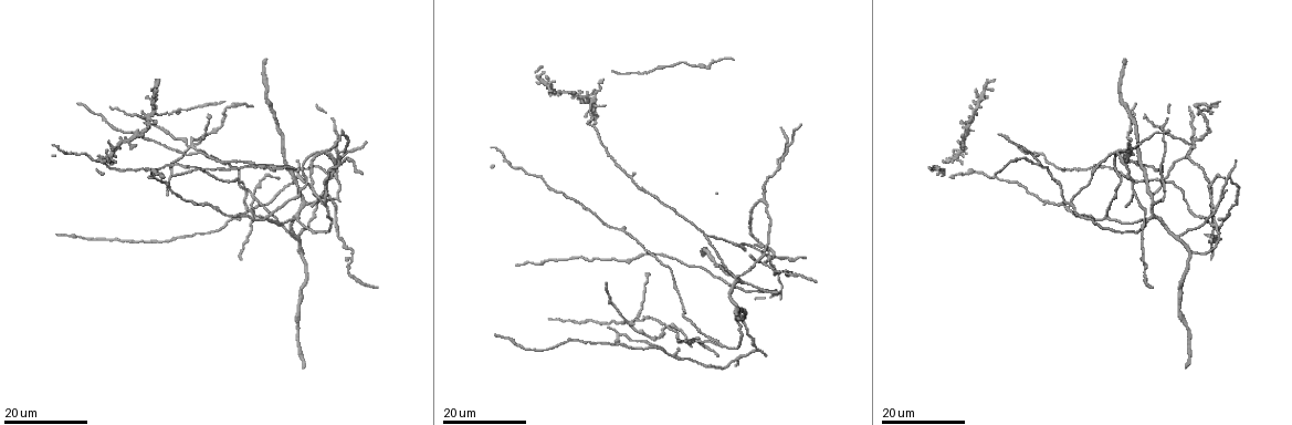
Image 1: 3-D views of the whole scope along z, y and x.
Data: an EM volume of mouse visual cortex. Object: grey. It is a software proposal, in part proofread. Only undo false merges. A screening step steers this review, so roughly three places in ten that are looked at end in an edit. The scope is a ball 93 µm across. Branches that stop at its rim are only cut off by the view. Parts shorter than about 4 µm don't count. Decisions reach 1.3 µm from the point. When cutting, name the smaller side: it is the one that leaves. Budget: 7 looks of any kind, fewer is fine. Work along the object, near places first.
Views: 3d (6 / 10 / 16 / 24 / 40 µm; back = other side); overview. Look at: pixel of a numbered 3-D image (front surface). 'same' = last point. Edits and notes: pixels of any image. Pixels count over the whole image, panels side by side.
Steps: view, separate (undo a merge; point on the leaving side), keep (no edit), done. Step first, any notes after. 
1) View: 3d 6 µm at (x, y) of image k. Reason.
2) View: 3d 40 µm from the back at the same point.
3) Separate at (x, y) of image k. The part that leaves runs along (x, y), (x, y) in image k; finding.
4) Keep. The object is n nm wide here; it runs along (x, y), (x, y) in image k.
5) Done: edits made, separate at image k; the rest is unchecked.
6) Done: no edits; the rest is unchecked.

View: 3d 24 µm at (193, 144) of image 1. Looks like a crossing.

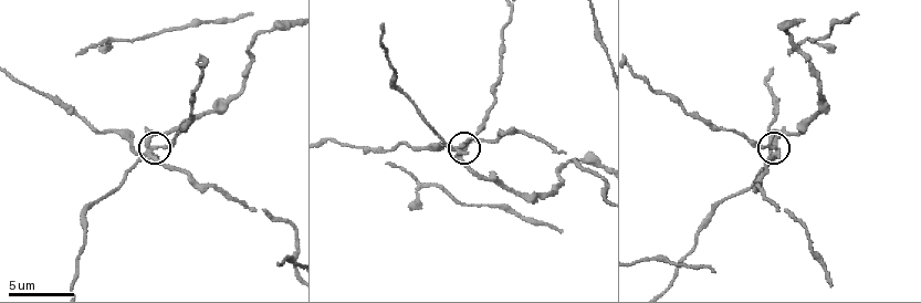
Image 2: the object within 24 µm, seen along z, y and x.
View: 3d 10 µm at (459, 151) of image 2. Closer look.

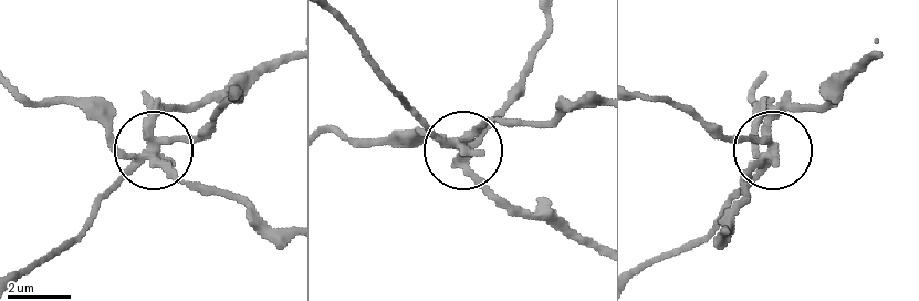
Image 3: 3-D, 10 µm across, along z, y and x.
Separate at (147, 111) of image 3. The part that leaves runs along (145, 157), (153, 121), (208, 94), (248, 86), (288, 60) in image 3; a second neuron is stuck on.

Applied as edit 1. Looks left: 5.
View: overview.

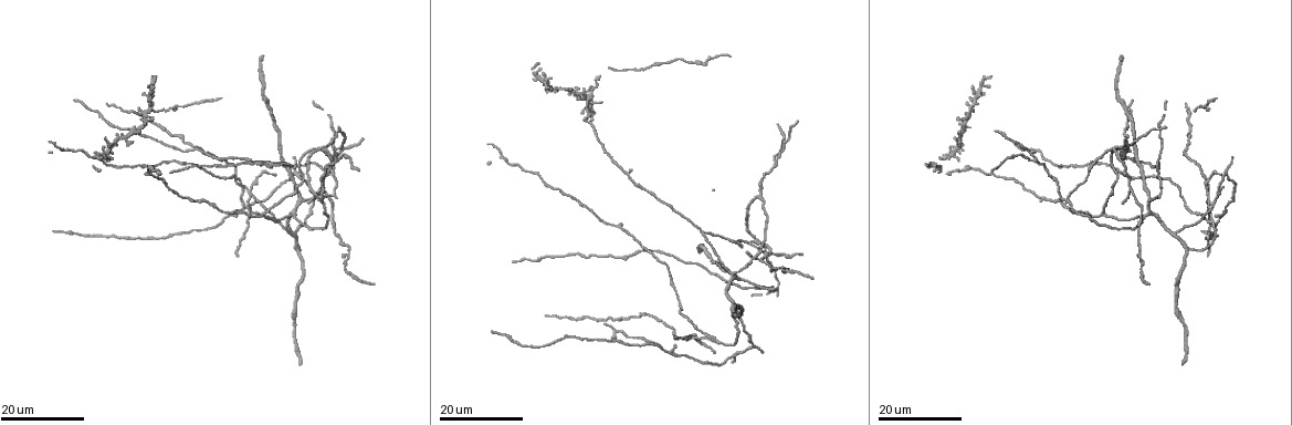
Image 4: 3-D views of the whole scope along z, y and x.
View: 3d 16 µm at (1207, 196) of image 4. Three arms meet.

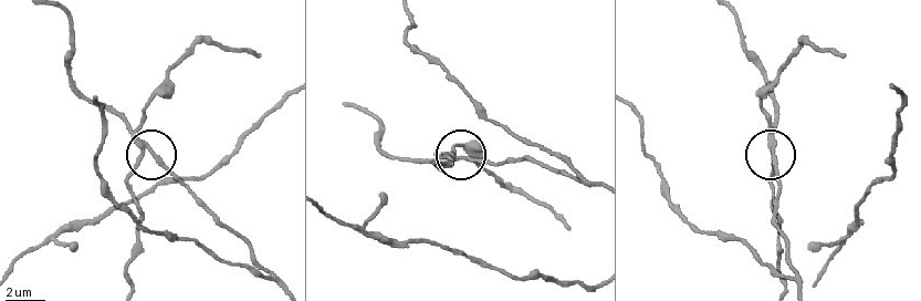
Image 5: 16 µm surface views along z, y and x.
View: 3d 6 µm at (142, 155) of image 5.

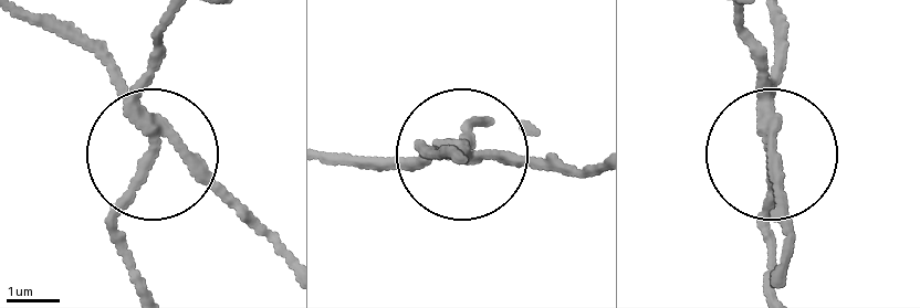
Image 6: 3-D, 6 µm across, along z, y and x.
Separate at (124, 193) of image 6. 3 arms meet here; the part that leaves runs along (140, 115), (140, 177), (114, 230), (132, 283) in image 6; a second neuron is stuck on.

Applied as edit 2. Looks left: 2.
Done: edits made, separate at image 3, separate at image 6; the rest is unchecked.

